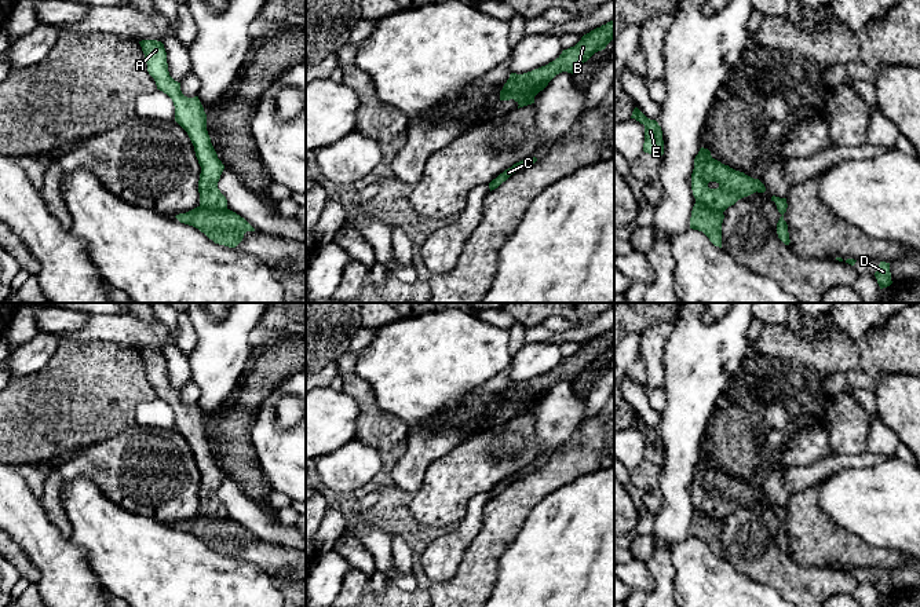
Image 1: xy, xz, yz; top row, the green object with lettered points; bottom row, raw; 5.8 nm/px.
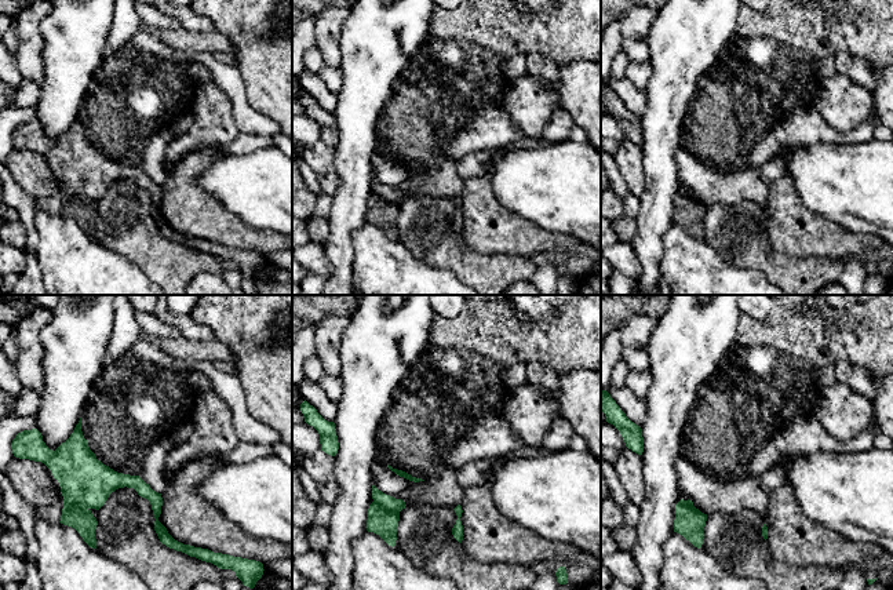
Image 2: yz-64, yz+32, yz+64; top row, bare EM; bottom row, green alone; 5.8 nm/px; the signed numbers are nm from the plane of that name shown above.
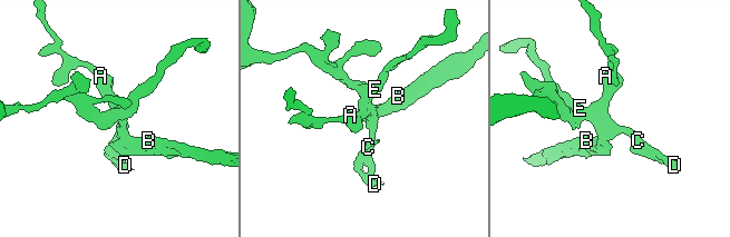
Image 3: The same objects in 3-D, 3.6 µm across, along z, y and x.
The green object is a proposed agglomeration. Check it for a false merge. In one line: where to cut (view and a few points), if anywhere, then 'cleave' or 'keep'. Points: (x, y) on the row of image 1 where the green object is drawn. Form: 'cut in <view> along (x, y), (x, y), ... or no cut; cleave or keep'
cut in xy along (200, 204), (226, 209); cleave

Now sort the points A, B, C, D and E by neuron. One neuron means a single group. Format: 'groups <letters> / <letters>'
groups A C D E / B

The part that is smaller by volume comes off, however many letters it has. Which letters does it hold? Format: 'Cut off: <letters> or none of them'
Cut off: B

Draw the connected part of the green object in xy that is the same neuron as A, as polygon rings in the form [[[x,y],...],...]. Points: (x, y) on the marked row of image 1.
[[[157,40],[139,41],[146,58],[147,72],[154,78],[157,89],[167,94],[175,106],[175,121],[187,132],[201,167],[198,193],[200,205],[227,209],[227,200],[218,189],[224,165],[211,143],[207,131],[207,114],[198,96],[187,98],[180,91],[180,83],[168,72],[164,44]]]

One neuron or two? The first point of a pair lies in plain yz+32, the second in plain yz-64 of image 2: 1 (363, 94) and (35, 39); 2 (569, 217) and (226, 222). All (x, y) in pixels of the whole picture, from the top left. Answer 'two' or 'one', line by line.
1: two
2: two

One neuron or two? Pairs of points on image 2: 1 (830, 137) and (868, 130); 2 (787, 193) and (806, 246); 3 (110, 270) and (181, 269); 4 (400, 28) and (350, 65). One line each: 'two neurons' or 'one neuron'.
1: one neuron
2: one neuron
3: two neurons
4: one neuron

